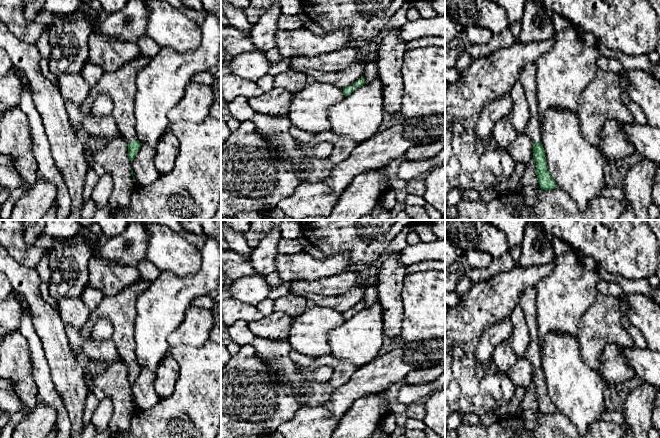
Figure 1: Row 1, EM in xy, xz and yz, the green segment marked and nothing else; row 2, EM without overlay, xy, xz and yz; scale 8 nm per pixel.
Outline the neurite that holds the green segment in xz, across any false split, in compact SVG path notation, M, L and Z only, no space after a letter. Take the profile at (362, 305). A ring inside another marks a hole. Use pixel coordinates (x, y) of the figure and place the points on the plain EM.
M359 302L358 304L356 304L353 308L351 308L350 310L347 310L345 312L343 312L343 317L346 320L350 319L354 314L358 313L359 311L363 310L366 307L365 303Z

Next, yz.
M536 287L526 289L519 300L530 331L530 343L524 356L533 366L533 382L536 386L537 404L541 414L552 414L557 408L548 395L545 375L541 367L540 346L538 341L538 320L536 315Z

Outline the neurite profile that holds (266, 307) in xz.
M264 299L256 307L263 316L269 316L274 312L274 300Z

